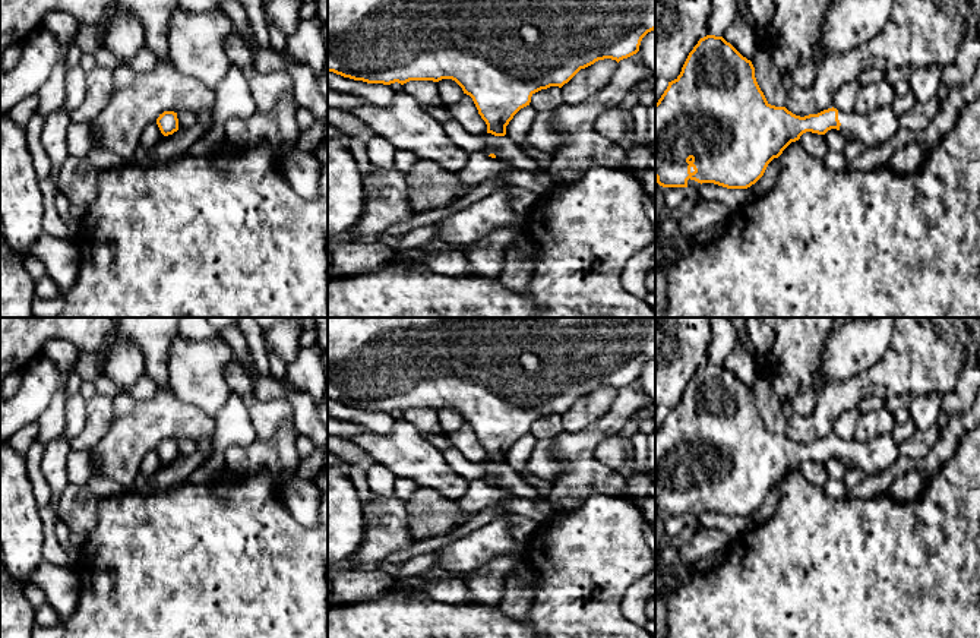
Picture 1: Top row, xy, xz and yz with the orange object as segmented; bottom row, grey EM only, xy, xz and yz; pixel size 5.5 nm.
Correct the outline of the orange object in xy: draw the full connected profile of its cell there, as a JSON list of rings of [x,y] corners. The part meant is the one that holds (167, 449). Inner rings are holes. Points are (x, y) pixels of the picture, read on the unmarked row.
[[[164,439],[157,446],[157,452],[164,464],[173,462],[178,458],[178,446],[174,439]]]

